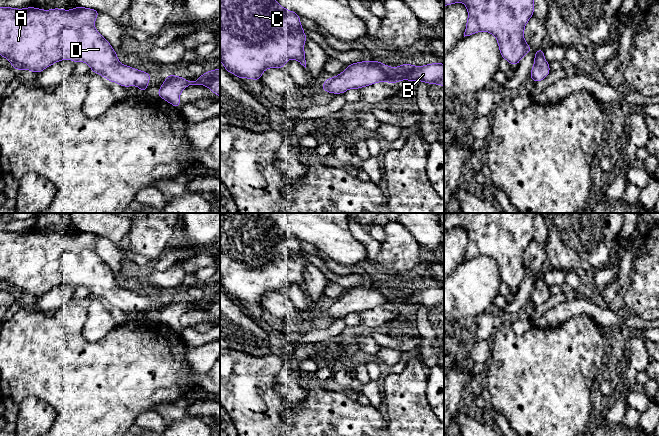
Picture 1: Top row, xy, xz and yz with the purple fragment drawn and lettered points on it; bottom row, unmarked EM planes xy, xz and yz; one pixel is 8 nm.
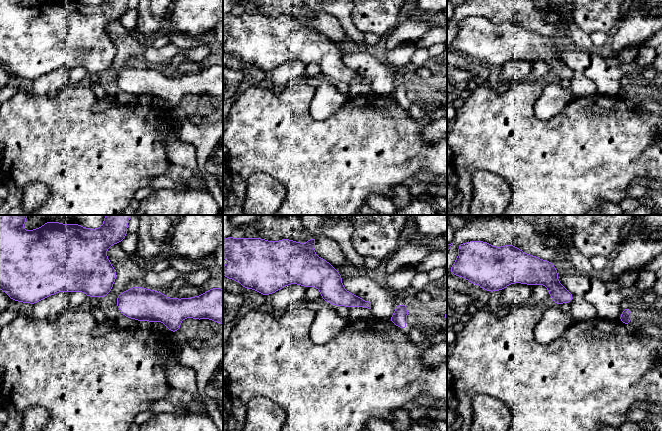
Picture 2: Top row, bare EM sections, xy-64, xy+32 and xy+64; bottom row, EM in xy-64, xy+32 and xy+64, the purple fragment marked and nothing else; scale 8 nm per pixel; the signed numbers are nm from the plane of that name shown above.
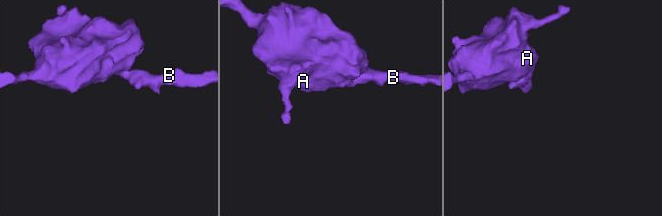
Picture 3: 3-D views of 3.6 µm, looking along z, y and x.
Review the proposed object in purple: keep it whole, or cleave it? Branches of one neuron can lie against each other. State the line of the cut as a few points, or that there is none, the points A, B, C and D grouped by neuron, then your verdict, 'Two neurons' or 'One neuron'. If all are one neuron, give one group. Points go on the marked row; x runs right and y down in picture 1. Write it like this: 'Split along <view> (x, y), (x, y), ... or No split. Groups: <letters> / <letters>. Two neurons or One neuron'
No split. Groups: A B C D. One neuron

